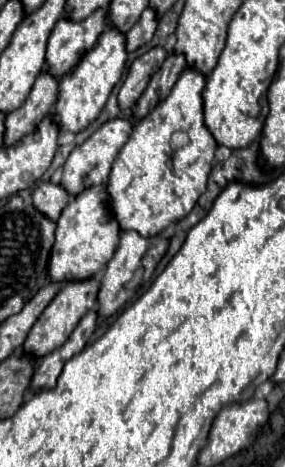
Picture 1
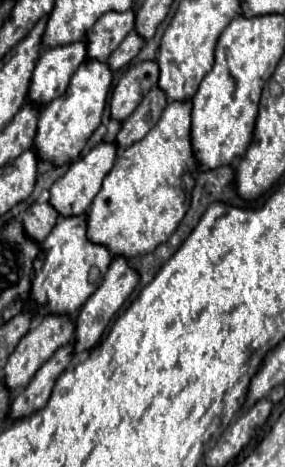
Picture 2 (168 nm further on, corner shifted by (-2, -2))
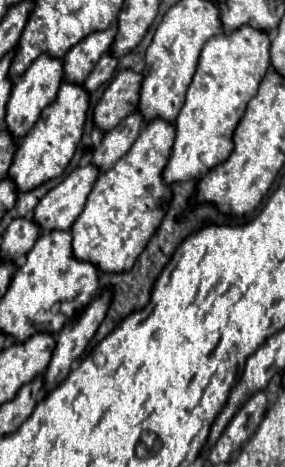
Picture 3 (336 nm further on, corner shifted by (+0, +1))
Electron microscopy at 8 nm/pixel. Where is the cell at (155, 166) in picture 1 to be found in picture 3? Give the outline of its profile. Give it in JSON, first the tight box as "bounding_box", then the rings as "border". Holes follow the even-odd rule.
{"bounding_box":[71,118,175,272],"border":[[[161,118],[147,122],[143,126],[139,138],[131,146],[131,150],[109,172],[99,174],[91,194],[87,196],[83,212],[79,214],[75,224],[71,226],[73,256],[77,256],[77,260],[89,260],[97,268],[101,268],[101,272],[129,272],[133,268],[135,258],[143,252],[143,248],[151,240],[153,232],[161,224],[161,218],[163,218],[167,204],[169,204],[169,198],[171,198],[171,190],[163,184],[161,172],[169,160],[173,140],[175,140],[175,126],[173,124],[169,124]]]}

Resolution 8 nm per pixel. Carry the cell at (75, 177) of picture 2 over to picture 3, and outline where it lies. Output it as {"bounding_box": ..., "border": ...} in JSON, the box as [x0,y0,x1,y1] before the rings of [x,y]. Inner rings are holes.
{"bounding_box":[33,164,99,232],"border":[[[89,164],[85,168],[73,170],[59,186],[49,190],[33,212],[33,222],[41,228],[41,232],[69,230],[77,216],[83,212],[85,200],[97,176],[99,170]]]}

